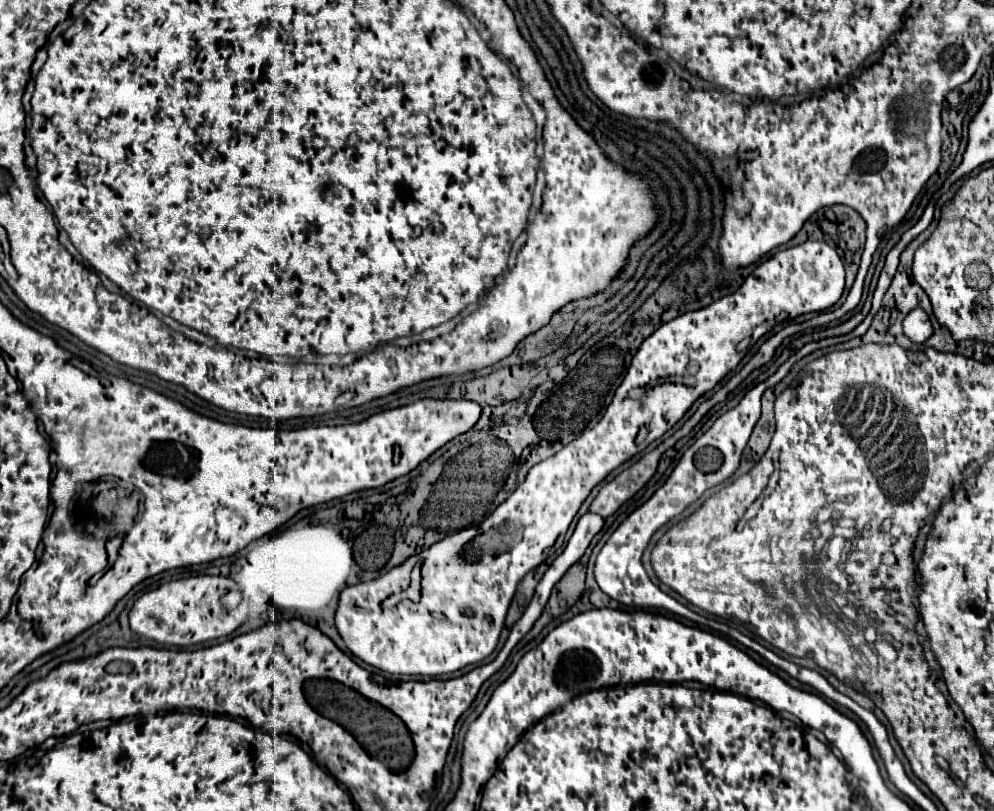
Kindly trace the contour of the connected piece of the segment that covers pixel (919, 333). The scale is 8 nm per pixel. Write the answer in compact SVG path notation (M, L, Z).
M918 306L904 318L904 334L912 340L922 344L926 338L932 336L932 324L928 314Z

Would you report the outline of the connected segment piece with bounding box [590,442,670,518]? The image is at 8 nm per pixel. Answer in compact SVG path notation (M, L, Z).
M662 442L652 452L644 454L636 464L632 464L630 468L620 472L612 482L604 484L602 490L598 492L598 496L594 498L590 512L600 514L602 518L612 516L628 498L632 498L652 478L652 474L656 472L660 456L668 448L670 446L664 446L664 442Z

